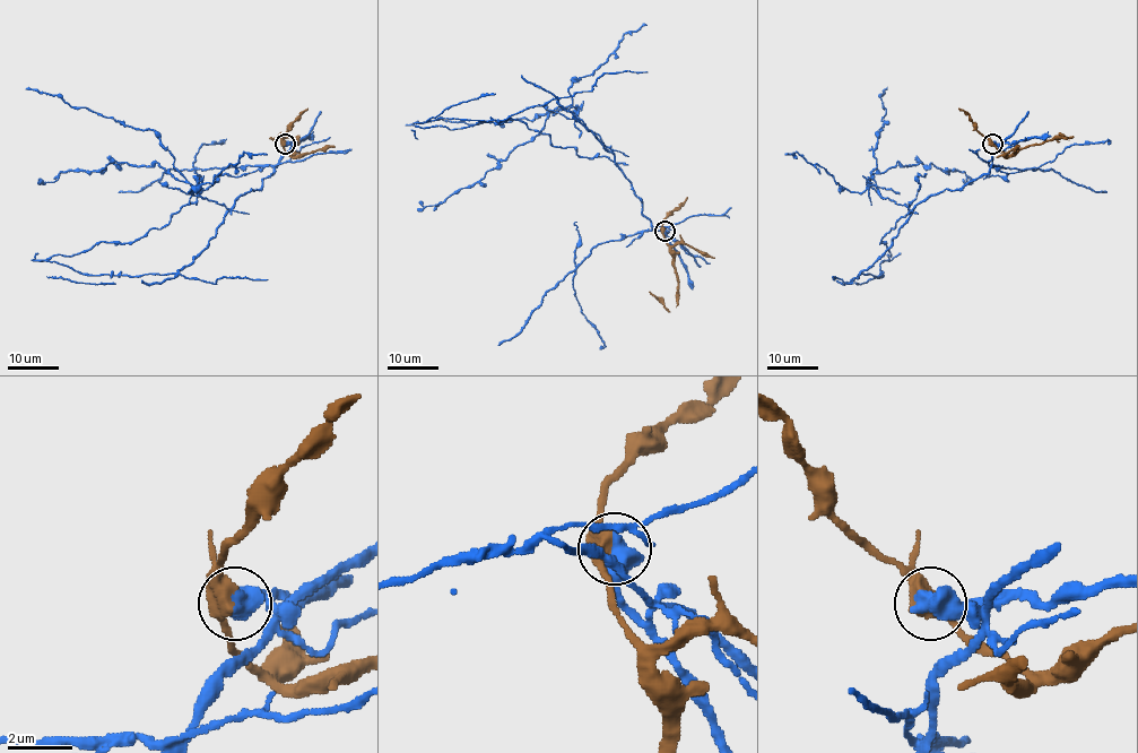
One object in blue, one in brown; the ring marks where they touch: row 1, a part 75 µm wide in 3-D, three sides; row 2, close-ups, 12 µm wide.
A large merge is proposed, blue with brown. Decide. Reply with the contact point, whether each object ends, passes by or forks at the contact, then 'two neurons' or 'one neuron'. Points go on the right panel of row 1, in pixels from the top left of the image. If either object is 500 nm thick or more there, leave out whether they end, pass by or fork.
place (992, 144); two neurons

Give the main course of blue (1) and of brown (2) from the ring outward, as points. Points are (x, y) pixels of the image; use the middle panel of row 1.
1: (665, 231), (555, 100), (503, 120), (414, 122), (515, 119), (581, 157), (628, 165)
2: (665, 231), (676, 269), (677, 305), (669, 310), (649, 291)

